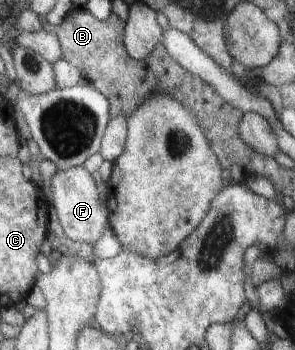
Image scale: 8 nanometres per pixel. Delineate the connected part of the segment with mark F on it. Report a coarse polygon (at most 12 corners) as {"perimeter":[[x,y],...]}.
{"perimeter":[[83,166],[57,171],[49,202],[65,235],[95,245],[110,211]]}

